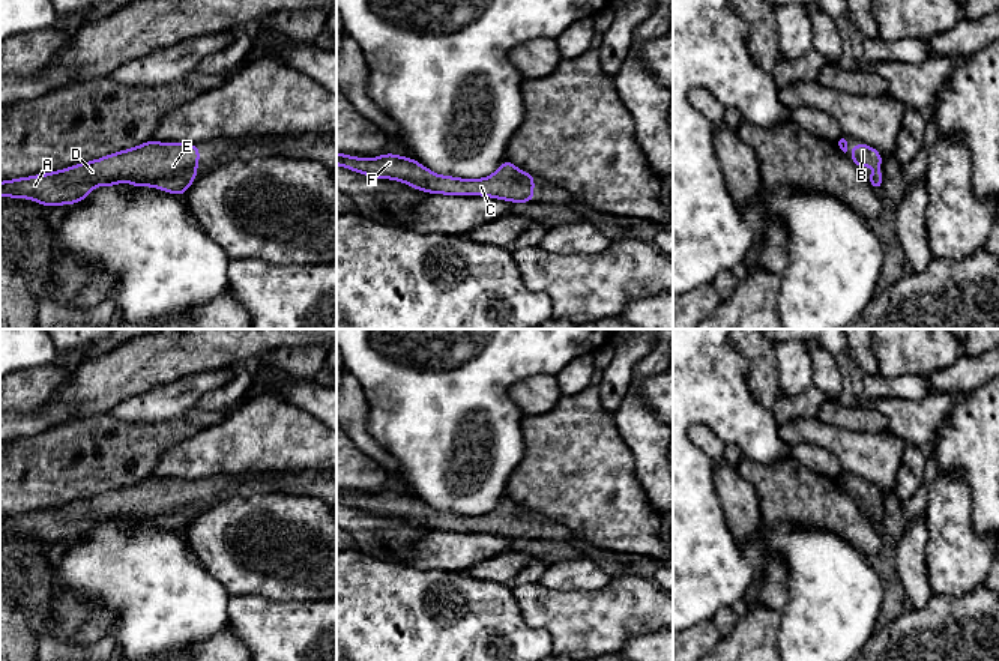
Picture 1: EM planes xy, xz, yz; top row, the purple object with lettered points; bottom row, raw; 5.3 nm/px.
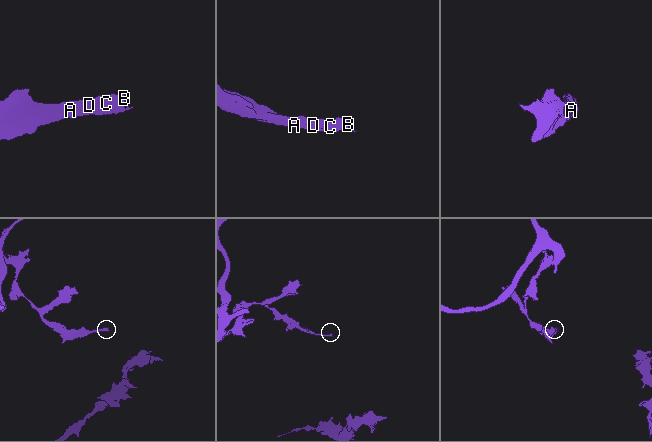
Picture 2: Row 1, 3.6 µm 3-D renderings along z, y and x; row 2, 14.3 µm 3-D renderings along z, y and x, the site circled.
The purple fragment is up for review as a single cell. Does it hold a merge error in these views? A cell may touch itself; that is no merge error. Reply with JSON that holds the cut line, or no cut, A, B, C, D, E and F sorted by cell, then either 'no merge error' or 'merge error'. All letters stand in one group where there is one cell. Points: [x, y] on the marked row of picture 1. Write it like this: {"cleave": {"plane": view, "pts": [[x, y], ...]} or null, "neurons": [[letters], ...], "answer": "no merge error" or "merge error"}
{"cleave": null, "neurons": [["A", "B", "C", "D", "E", "F"]], "answer": "no merge error"}

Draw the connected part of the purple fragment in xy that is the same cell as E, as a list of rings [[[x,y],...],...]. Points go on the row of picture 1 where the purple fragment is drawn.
[[[149,140],[137,147],[114,152],[89,162],[80,162],[63,170],[35,174],[0,182],[0,197],[27,198],[41,203],[45,209],[53,206],[71,206],[84,201],[96,186],[117,186],[129,182],[134,188],[150,186],[159,191],[185,195],[197,180],[200,164],[200,144],[159,143]]]

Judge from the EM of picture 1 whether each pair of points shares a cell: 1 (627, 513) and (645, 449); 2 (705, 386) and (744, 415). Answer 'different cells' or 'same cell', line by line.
1: different cells
2: same cell

